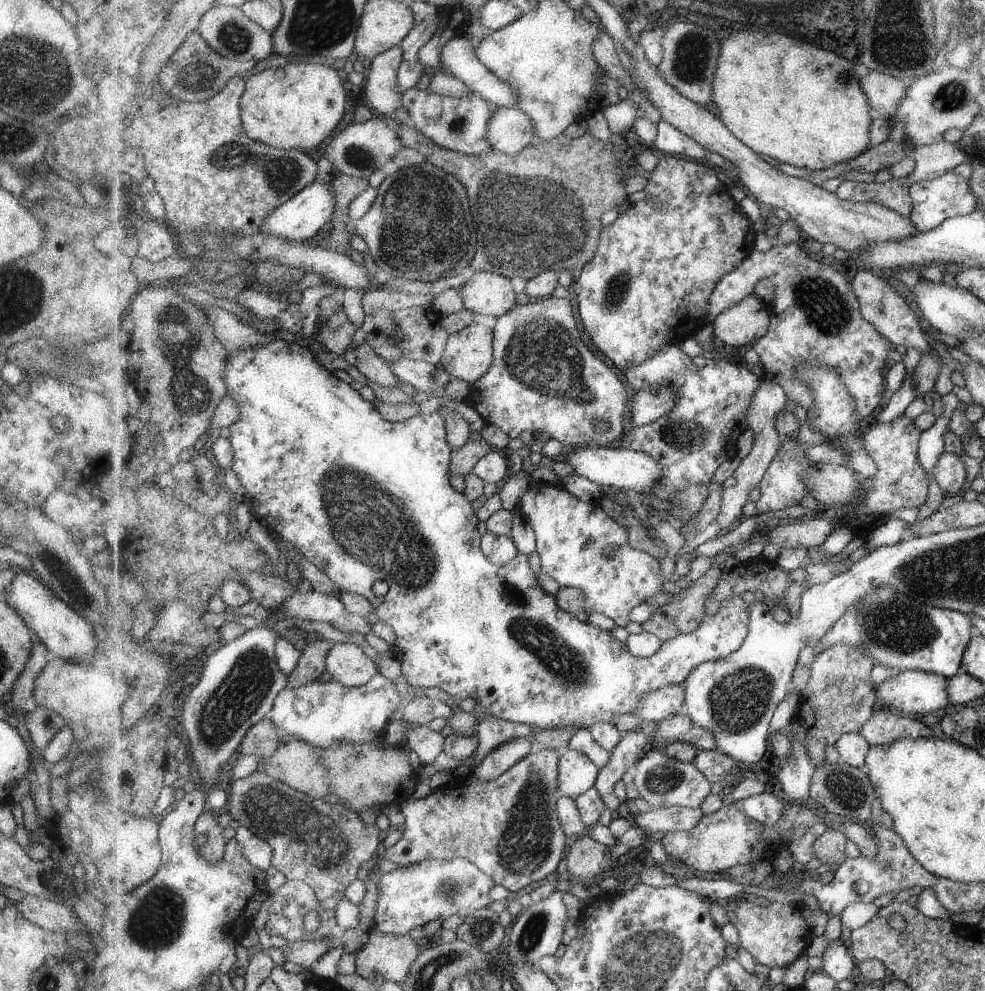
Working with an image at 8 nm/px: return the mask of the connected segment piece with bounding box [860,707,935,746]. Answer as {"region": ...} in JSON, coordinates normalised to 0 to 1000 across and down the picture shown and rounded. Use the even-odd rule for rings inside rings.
{"region":[[[890,713],[884,727],[878,729],[873,740],[885,751],[885,753],[905,753],[915,745],[945,745],[949,739],[933,729],[915,723],[911,716]]]}

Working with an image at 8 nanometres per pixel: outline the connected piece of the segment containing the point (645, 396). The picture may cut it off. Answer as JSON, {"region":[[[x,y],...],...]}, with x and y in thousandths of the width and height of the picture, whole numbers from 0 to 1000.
{"region":[[[671,392],[666,397],[646,395],[643,401],[642,431],[648,432],[665,426],[683,414],[687,397],[683,392]]]}

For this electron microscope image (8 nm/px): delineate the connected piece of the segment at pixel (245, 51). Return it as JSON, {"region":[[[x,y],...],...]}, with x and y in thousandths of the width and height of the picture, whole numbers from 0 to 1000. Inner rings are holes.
{"region":[[[220,5],[206,14],[202,34],[228,59],[245,62],[271,61],[278,55],[277,35],[268,26],[255,20],[244,7]]]}

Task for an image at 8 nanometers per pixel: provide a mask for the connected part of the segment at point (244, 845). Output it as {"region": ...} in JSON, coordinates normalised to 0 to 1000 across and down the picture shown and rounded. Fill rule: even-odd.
{"region":[[[241,832],[240,841],[237,845],[243,850],[247,864],[249,864],[257,874],[267,876],[267,878],[275,877],[278,858],[277,854],[275,854],[269,846],[257,842],[256,838],[244,832]]]}

